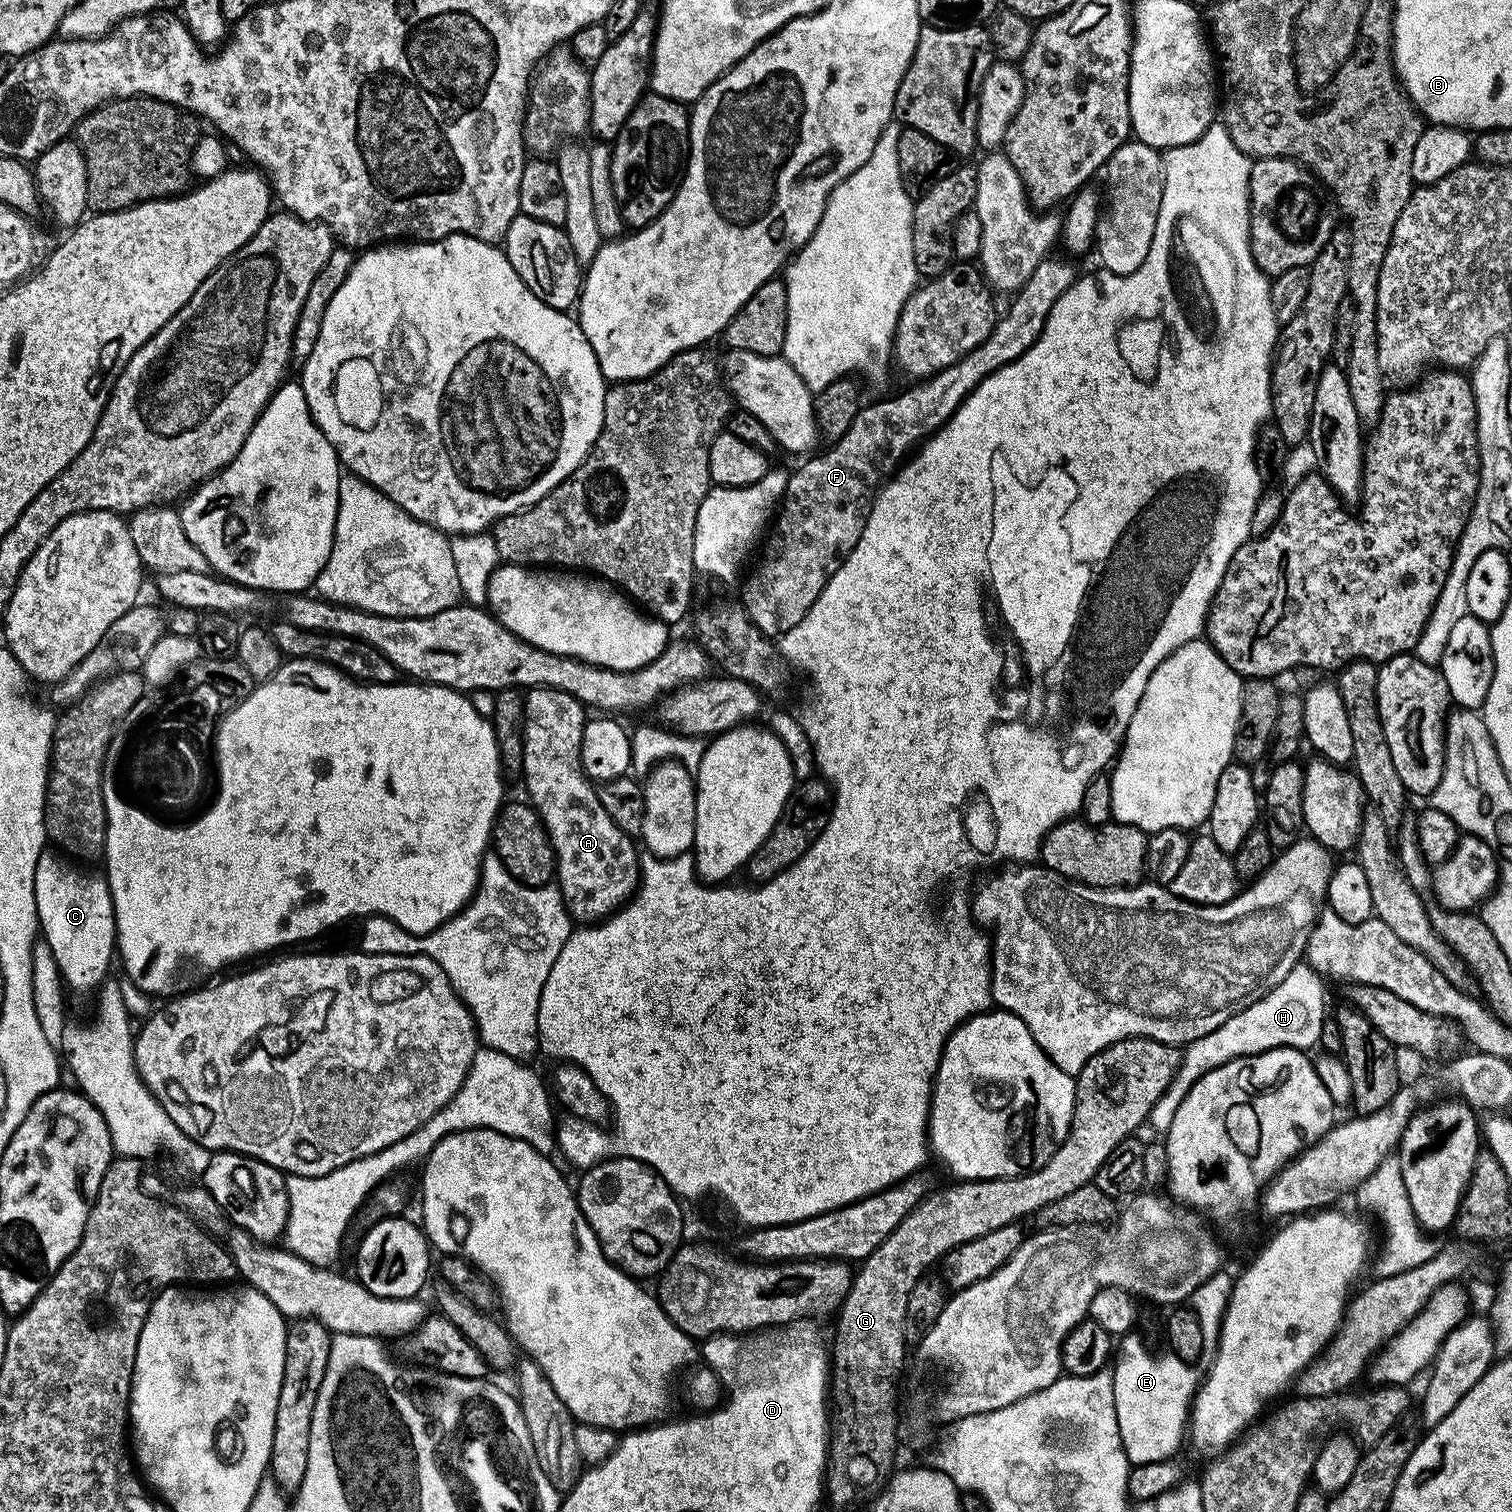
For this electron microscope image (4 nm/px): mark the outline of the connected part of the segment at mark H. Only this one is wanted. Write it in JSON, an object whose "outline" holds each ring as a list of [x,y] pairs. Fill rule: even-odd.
{"outline":[[[1306,962],[1296,964],[1286,978],[1258,1002],[1228,1019],[1218,1030],[1196,1039],[1187,1045],[1178,1067],[1164,1095],[1151,1105],[1150,1116],[1160,1120],[1161,1129],[1168,1129],[1176,1117],[1178,1106],[1186,1094],[1207,1073],[1223,1067],[1231,1060],[1260,1055],[1272,1048],[1291,1047],[1300,1051],[1312,1049],[1319,1043],[1321,1030],[1326,1017],[1324,1011],[1323,979]]]}

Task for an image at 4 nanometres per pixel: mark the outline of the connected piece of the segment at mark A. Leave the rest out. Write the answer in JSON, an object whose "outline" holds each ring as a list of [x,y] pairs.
{"outline":[[[529,688],[524,697],[524,767],[522,777],[528,787],[527,799],[537,814],[543,818],[544,831],[548,833],[552,849],[556,855],[556,875],[560,893],[564,895],[564,906],[573,921],[584,926],[591,926],[612,915],[635,893],[640,882],[640,860],[636,856],[633,837],[624,832],[612,821],[610,814],[601,807],[595,809],[596,816],[547,816],[548,796],[560,792],[564,784],[576,784],[580,787],[580,796],[592,800],[594,784],[580,767],[580,747],[586,723],[586,709],[570,694],[553,688]]]}

